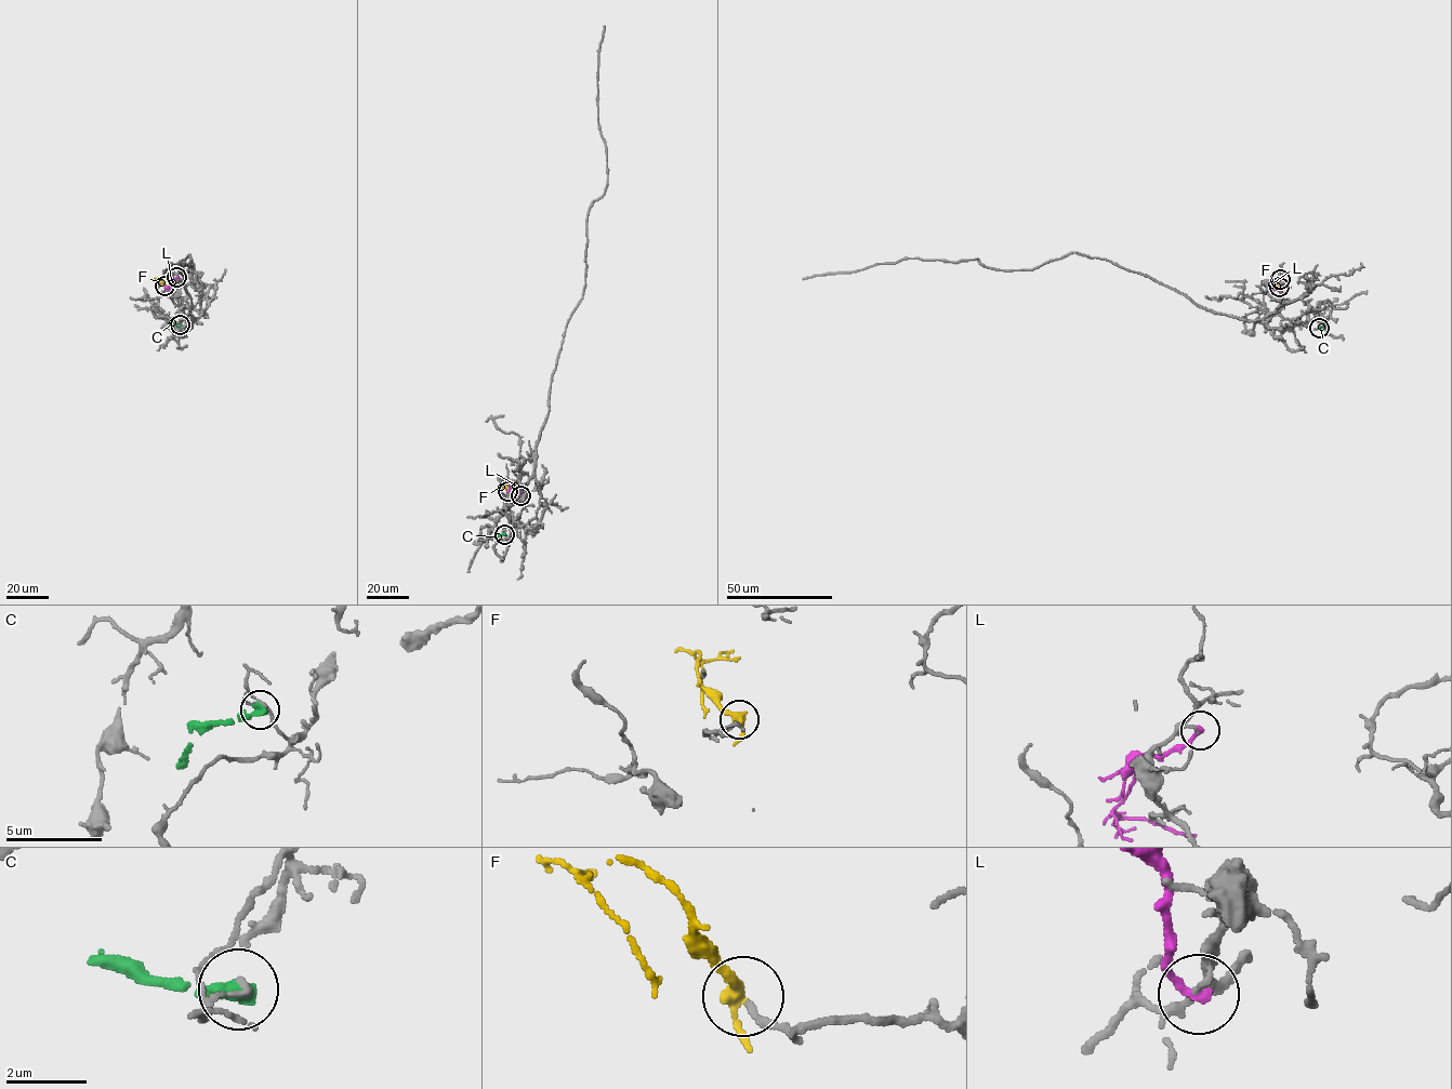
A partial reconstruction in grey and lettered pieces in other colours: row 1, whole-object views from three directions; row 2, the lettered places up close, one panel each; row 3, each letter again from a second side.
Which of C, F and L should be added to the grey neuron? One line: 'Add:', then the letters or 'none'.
Add: F

